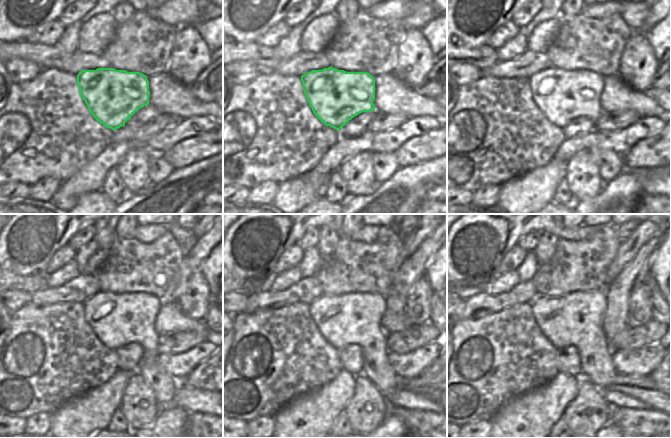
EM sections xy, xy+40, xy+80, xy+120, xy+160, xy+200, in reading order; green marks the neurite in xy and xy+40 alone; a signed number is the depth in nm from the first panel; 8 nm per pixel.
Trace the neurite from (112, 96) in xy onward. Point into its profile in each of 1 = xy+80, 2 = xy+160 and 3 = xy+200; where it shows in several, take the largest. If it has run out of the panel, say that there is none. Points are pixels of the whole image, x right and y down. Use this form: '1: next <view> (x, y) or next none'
1: next xy+80 (562, 95)
2: next xy+160 (355, 318)
3: next xy+200 (575, 319)

